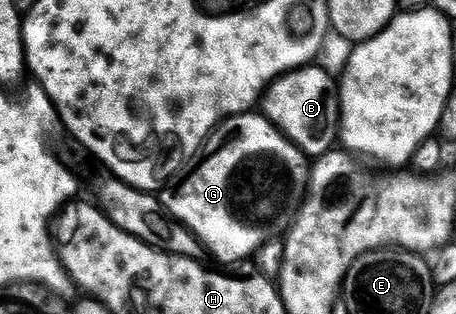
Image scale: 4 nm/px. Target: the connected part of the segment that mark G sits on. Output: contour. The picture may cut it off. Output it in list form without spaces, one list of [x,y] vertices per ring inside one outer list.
[[[258,111],[240,113],[226,118],[210,134],[189,172],[177,183],[165,186],[160,200],[167,214],[182,222],[209,252],[211,249],[222,261],[242,261],[257,249],[264,248],[273,237],[281,238],[290,229],[307,197],[311,168],[306,154],[295,147],[265,115]]]

